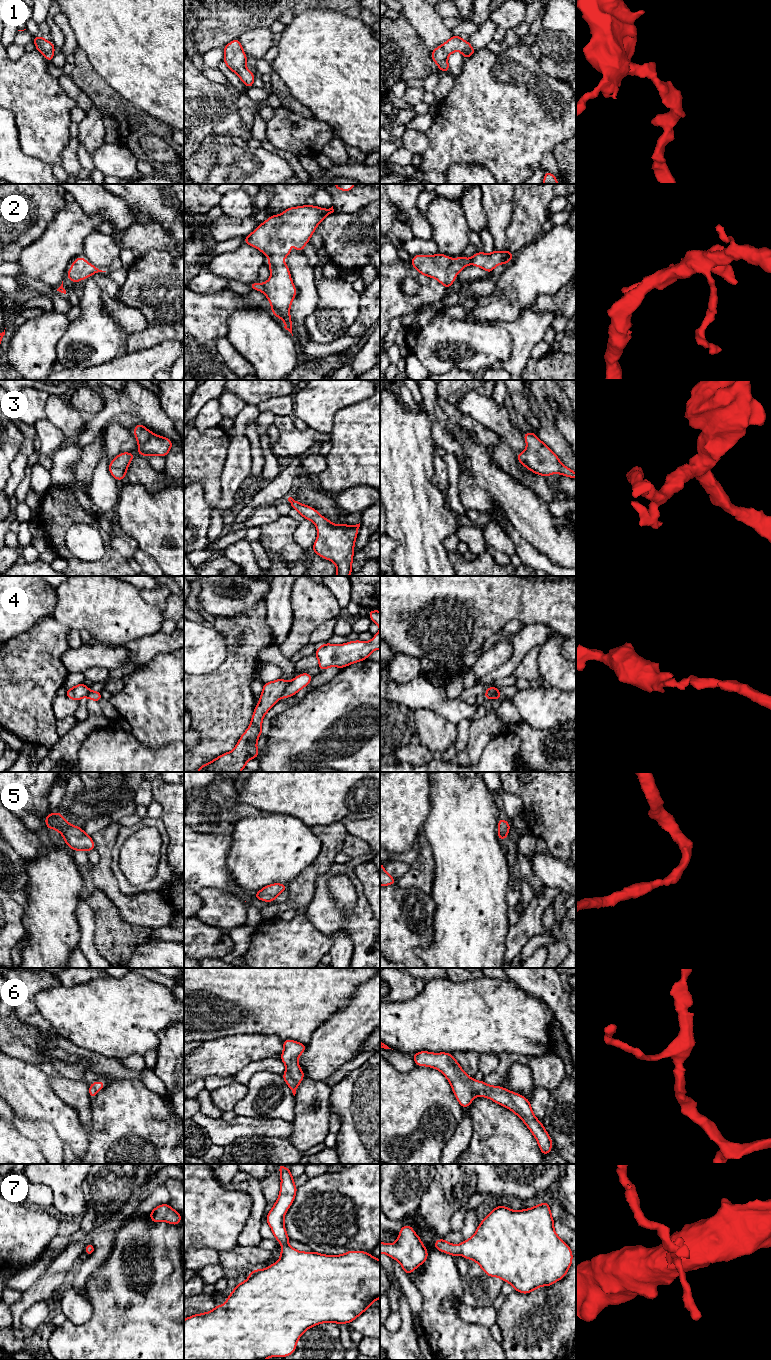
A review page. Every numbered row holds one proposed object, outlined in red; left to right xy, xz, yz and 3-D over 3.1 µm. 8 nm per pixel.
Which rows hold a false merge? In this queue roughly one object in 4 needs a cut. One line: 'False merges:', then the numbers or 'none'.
False merges: 4

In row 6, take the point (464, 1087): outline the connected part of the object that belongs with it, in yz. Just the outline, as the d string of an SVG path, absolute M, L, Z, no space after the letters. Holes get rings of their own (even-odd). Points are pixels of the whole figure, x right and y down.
M421 1051L411 1056L417 1066L428 1066L443 1073L463 1108L467 1108L476 1095L489 1098L514 1112L526 1124L536 1138L543 1156L551 1152L552 1139L532 1112L530 1101L524 1096L501 1086L491 1086L484 1081L475 1081L463 1071L453 1054Z

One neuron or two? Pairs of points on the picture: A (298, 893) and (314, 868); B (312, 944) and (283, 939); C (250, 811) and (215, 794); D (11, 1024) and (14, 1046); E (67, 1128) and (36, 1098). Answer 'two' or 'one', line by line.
A: one
B: one
C: one
D: one
E: one

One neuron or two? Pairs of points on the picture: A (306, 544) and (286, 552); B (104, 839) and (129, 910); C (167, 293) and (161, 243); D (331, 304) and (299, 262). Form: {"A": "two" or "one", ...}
{"A": "two", "B": "one", "C": "two", "D": "two"}

